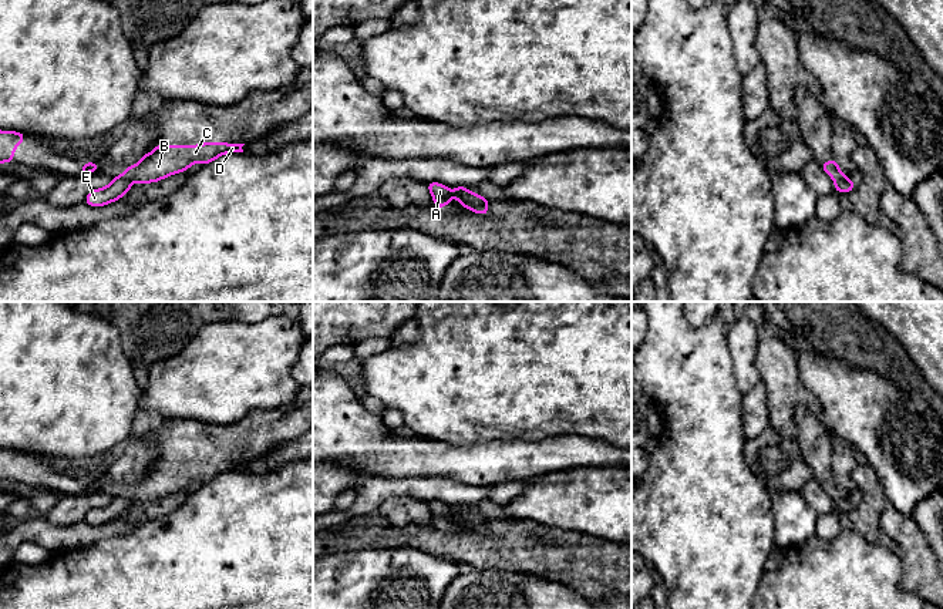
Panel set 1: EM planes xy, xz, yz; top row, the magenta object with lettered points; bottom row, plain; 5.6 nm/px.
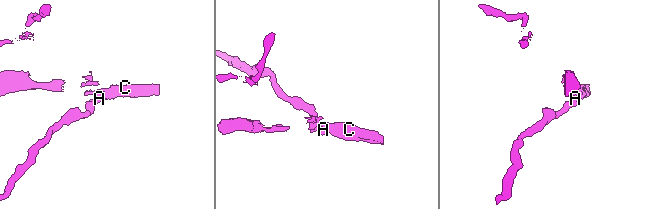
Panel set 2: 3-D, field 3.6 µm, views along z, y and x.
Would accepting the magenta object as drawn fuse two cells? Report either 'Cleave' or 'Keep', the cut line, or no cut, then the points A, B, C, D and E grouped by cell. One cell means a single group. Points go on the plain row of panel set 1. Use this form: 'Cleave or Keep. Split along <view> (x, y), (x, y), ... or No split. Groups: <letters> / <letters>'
Cleave. Split along xy (120, 495), (128, 500). Groups: A E / B C D

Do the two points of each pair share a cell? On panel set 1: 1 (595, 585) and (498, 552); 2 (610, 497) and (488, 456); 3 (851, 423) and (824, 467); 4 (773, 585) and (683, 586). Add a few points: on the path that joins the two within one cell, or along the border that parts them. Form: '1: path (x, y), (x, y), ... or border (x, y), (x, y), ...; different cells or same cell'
1: path (571, 567), (549, 561), (522, 559); same cell
2: border (578, 465), (525, 478); different cells
3: border (818, 417), (832, 437); different cells
4: border (764, 571), (754, 594); different cells

